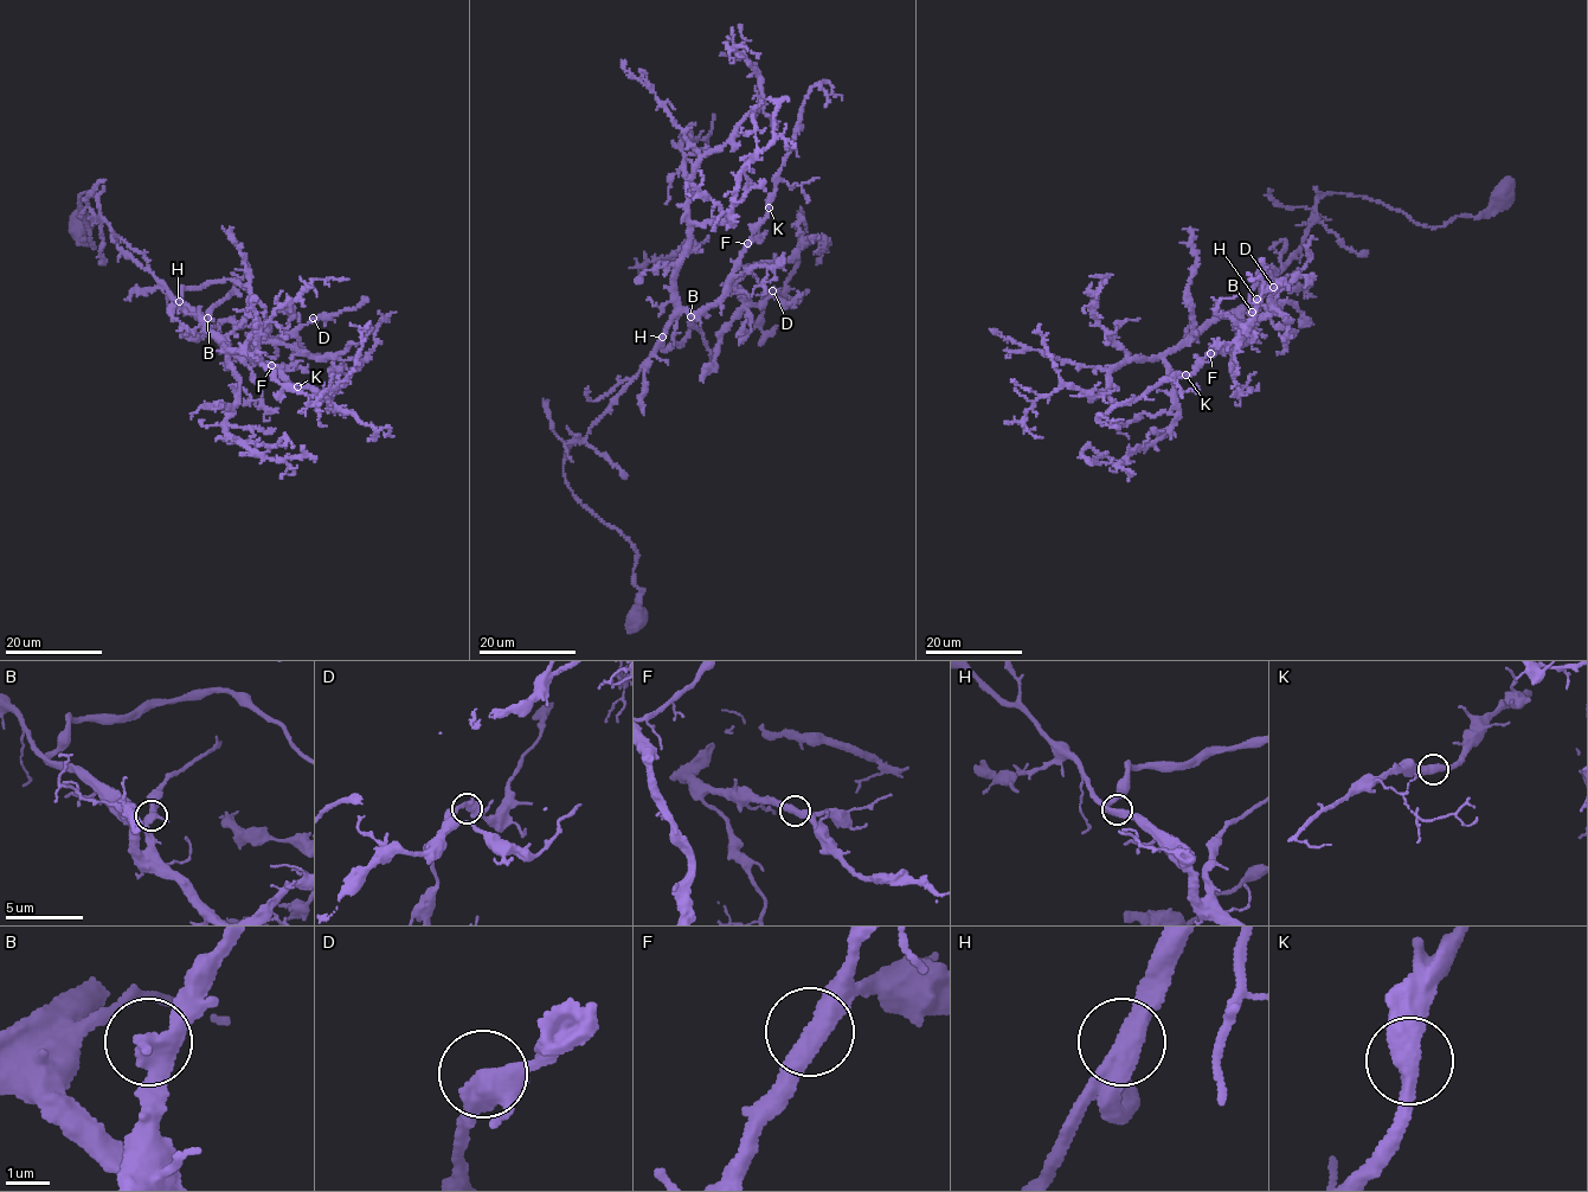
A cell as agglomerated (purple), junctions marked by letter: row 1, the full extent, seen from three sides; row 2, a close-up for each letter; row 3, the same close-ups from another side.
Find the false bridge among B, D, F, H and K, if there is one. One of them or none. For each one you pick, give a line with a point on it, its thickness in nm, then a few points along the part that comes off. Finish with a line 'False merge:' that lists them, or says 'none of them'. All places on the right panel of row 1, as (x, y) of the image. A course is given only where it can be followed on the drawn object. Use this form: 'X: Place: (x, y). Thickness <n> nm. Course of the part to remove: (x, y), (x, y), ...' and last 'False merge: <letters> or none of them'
False merge: none of them

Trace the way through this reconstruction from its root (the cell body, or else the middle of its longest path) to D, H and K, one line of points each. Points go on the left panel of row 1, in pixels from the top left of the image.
D: (79, 224), (94, 248), (79, 200), (91, 192), (117, 245), (171, 296), (235, 281), (270, 338), (313, 318)
H: (79, 224), (79, 237), (94, 248), (79, 200), (82, 192), (91, 192), (117, 245), (179, 301)
K: (79, 224), (79, 237), (94, 248), (79, 200), (91, 192), (117, 245), (207, 333), (297, 386)

